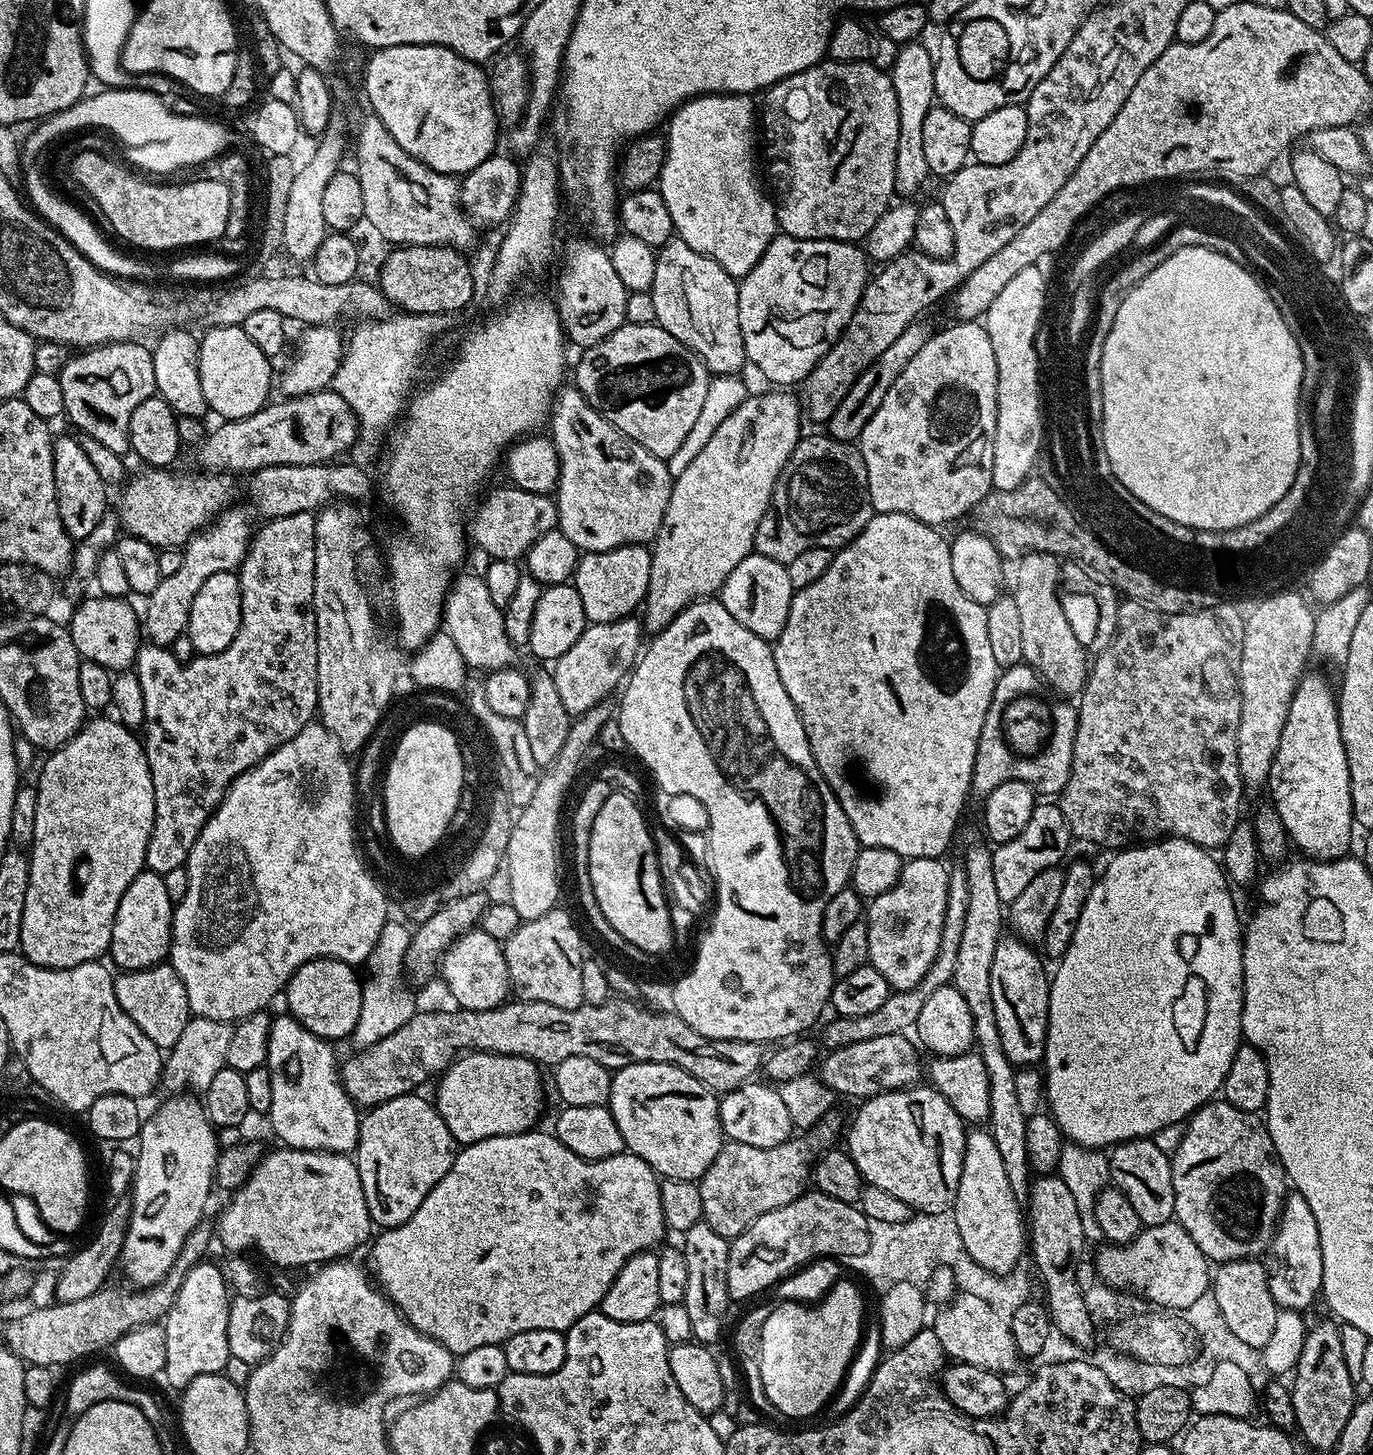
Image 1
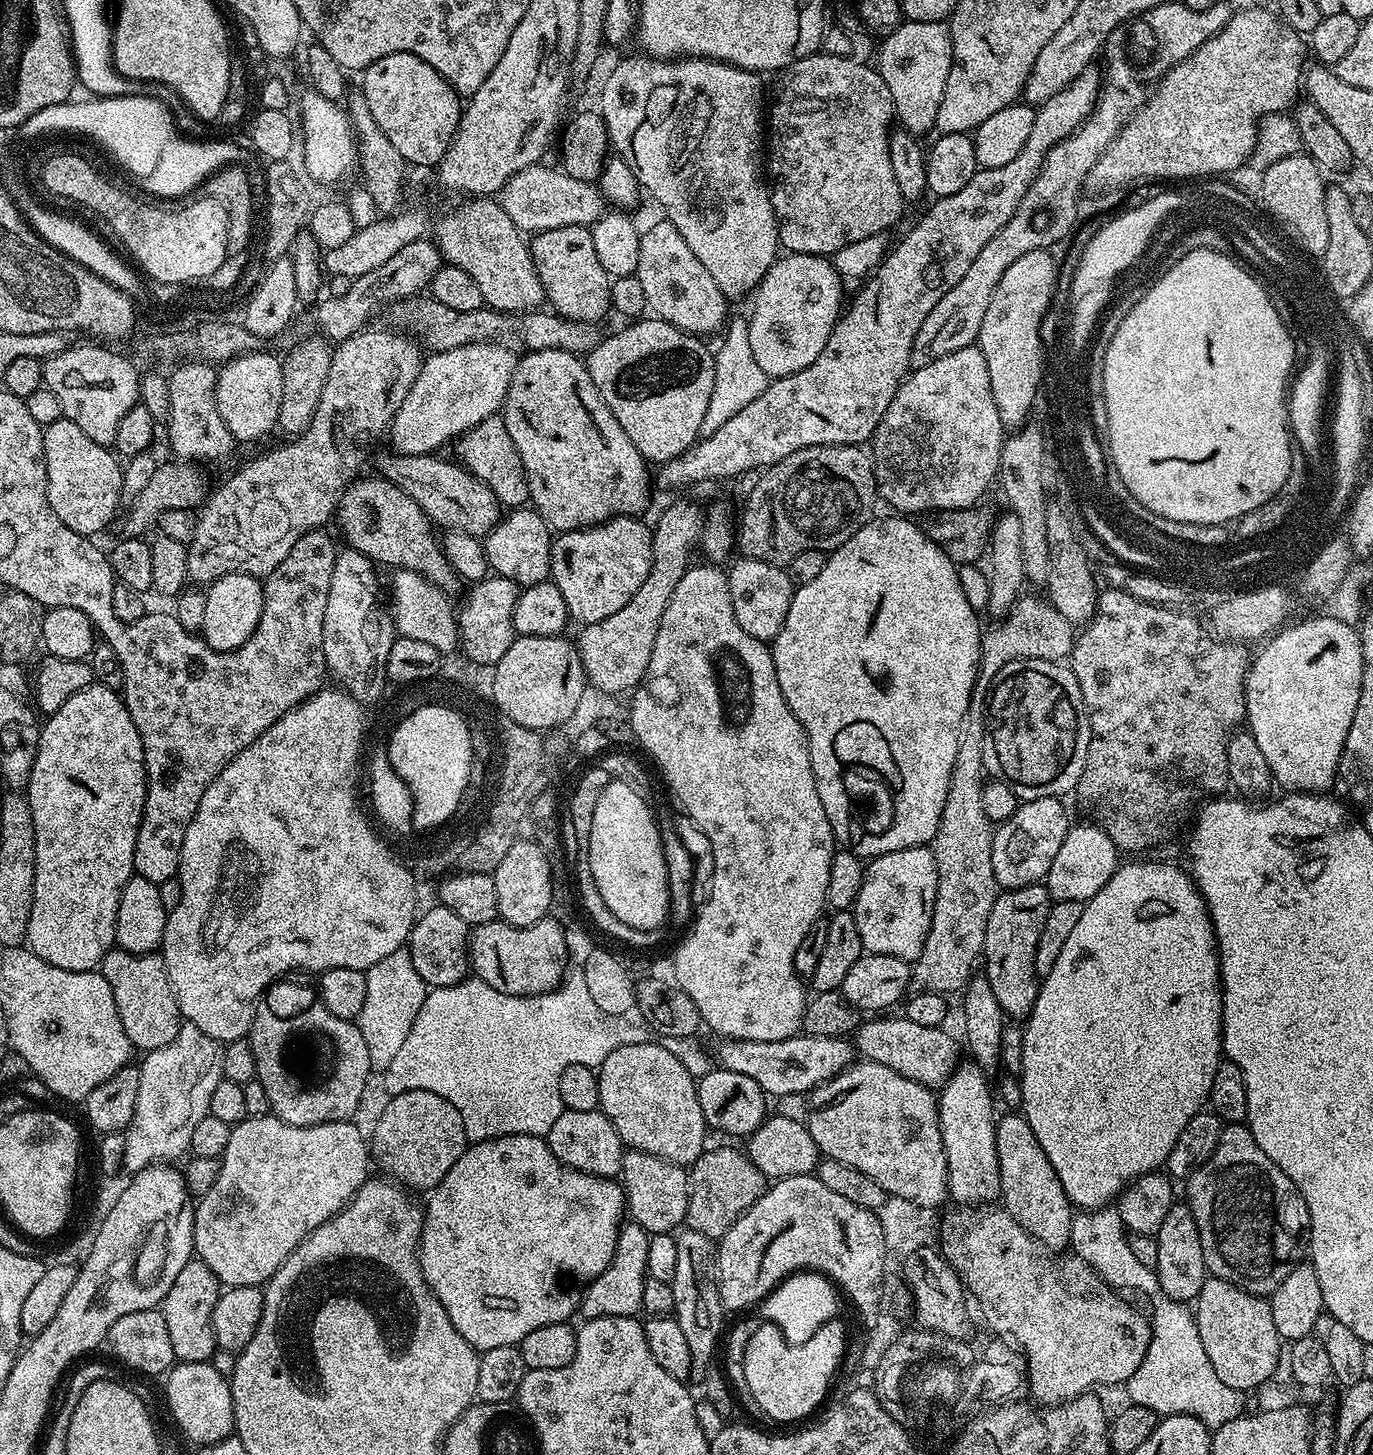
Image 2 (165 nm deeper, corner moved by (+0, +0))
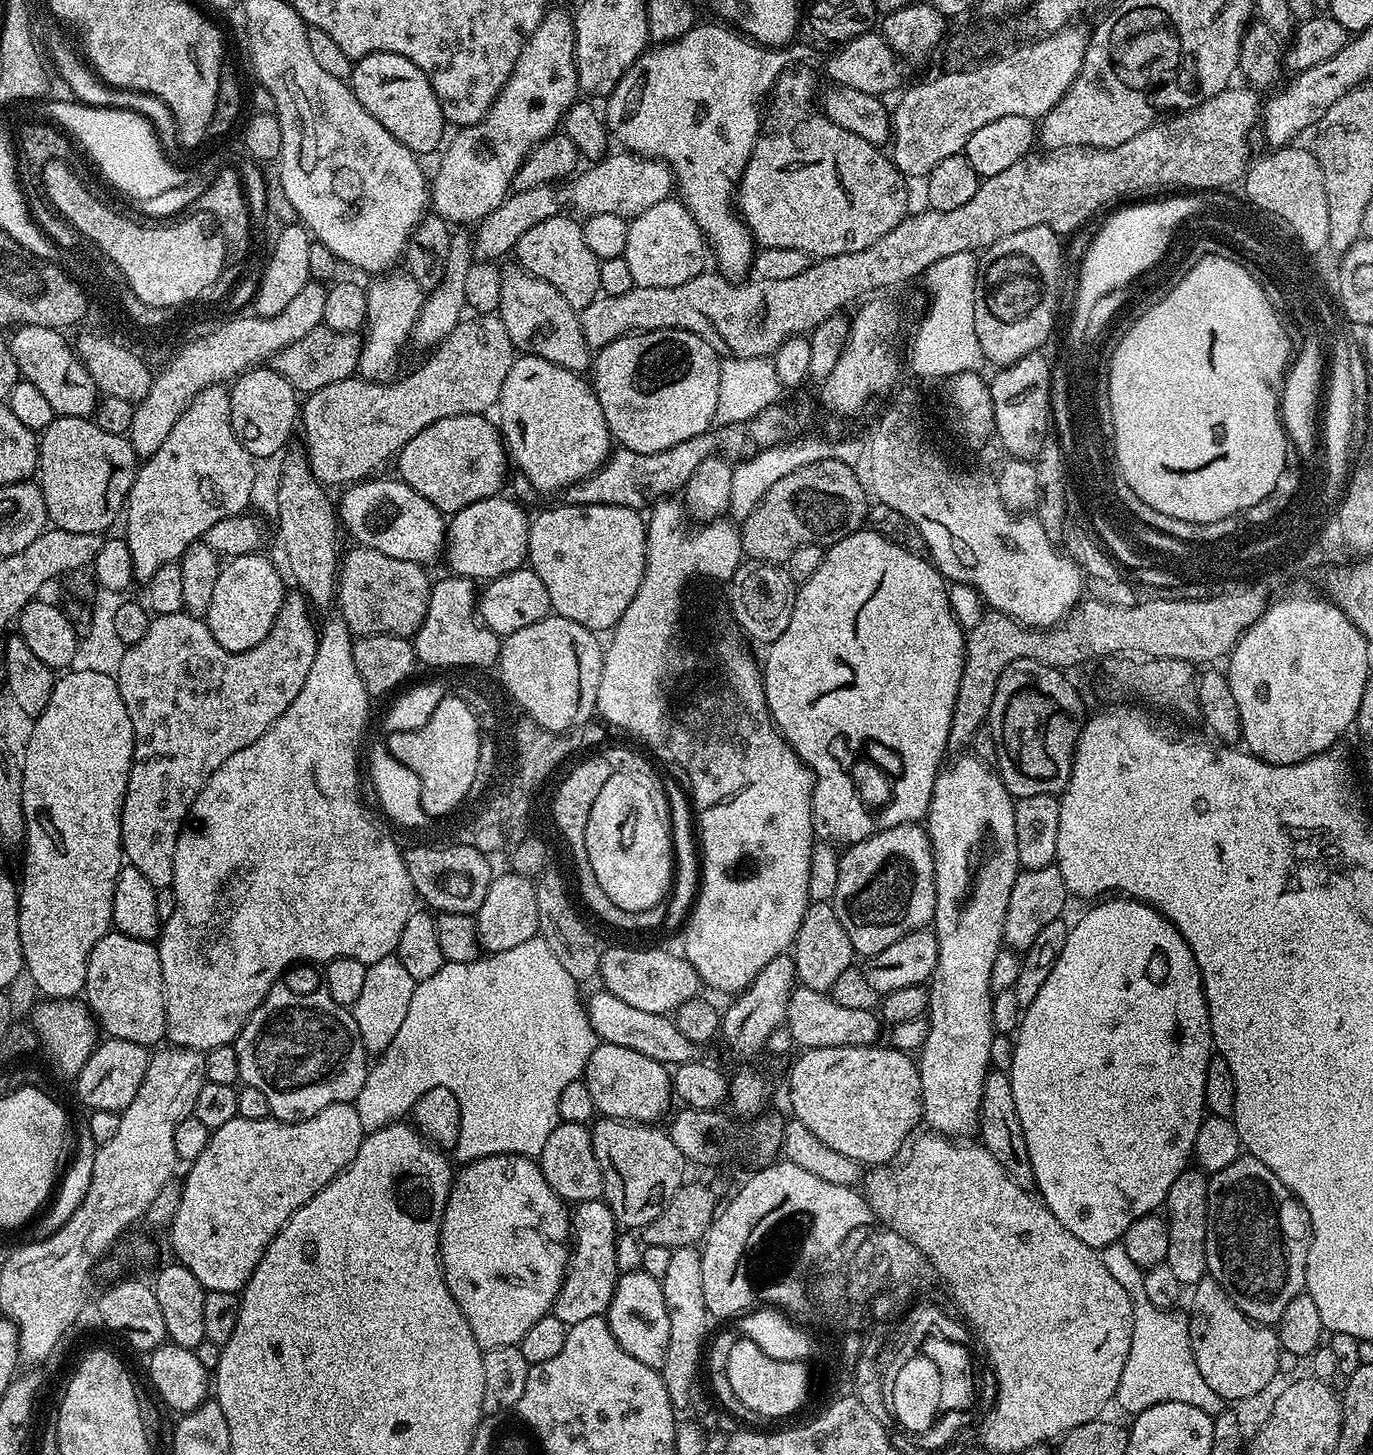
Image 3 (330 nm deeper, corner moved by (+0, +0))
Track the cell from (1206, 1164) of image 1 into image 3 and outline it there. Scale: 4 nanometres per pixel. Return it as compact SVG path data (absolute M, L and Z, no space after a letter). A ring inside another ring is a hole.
M1247 1154L1239 1155L1208 1181L1207 1275L1220 1283L1248 1319L1265 1326L1279 1322L1282 1310L1286 1310L1295 1297L1292 1292L1290 1298L1270 1296L1282 1278L1278 1252L1308 1252L1310 1243L1310 1238L1290 1238L1290 1232L1284 1232L1280 1210L1282 1202L1293 1195L1262 1161Z

